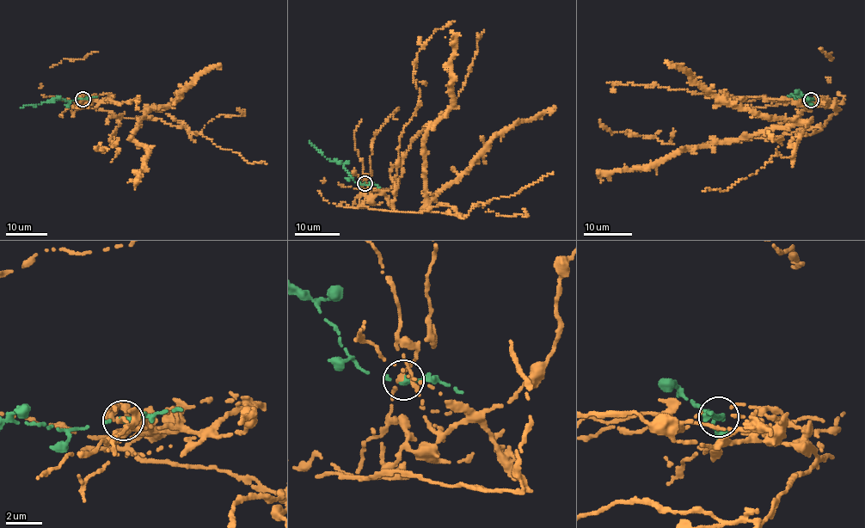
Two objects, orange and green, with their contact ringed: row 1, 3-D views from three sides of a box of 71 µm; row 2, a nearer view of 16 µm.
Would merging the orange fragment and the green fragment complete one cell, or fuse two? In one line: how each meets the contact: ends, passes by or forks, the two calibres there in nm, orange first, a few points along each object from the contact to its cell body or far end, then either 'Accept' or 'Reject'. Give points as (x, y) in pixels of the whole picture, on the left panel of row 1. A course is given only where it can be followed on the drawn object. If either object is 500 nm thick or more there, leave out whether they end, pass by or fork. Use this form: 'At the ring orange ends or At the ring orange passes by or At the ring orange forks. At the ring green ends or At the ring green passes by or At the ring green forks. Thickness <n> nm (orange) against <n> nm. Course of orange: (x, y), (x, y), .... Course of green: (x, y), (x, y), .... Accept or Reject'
At the ring orange passes by. At the ring green ends. Thickness 180 nm (orange) against 280 nm. Course of orange: (82, 99), (128, 119), (183, 122), (156, 110), (139, 119), (131, 137), (147, 152), (134, 188). Course of green: (82, 99), (55, 99), (20, 108). Reject

